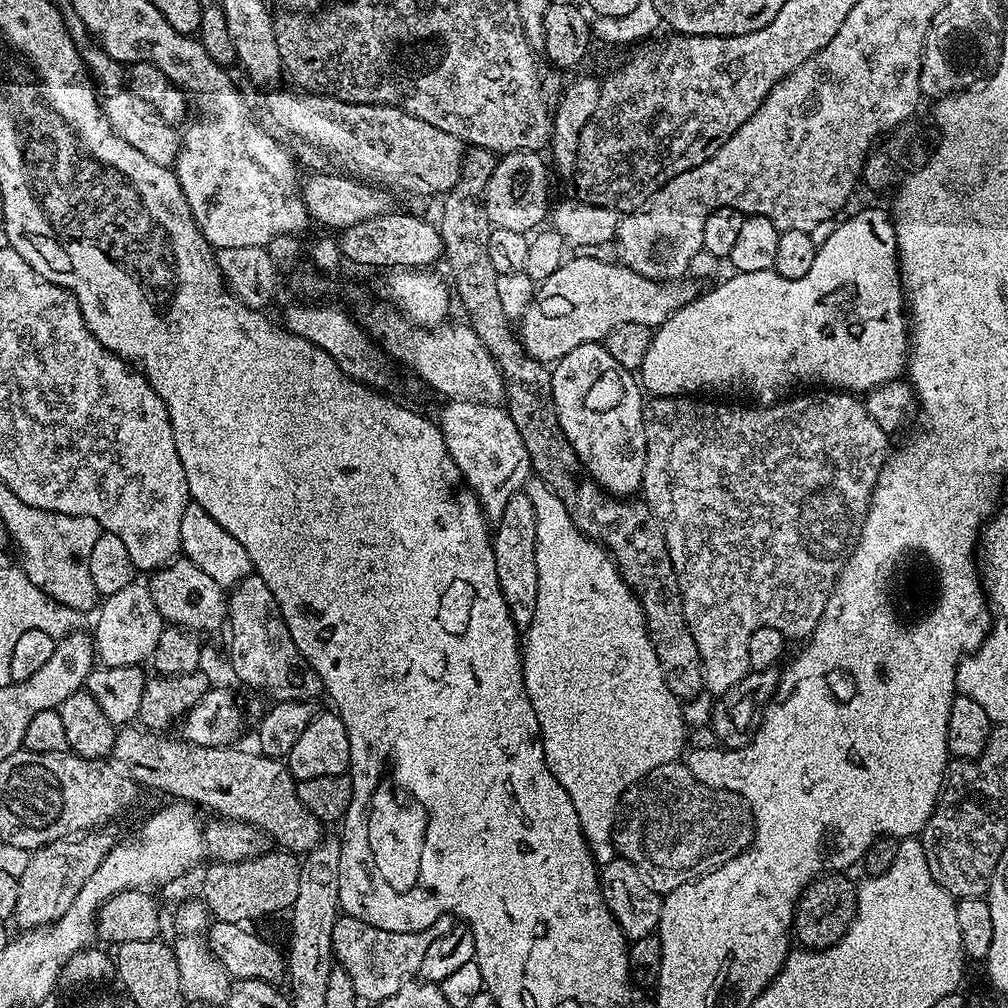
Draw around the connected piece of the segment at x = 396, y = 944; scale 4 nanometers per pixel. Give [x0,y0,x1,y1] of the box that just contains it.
[332,914,453,1002]

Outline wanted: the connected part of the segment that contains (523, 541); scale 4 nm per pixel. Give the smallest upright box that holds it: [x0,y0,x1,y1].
[491,490,538,629]

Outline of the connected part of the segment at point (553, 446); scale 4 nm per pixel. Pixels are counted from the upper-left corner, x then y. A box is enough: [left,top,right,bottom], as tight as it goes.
[438,147,704,698]

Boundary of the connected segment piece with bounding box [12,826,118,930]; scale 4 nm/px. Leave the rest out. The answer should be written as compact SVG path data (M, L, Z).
M104 826L99 830L89 830L83 834L67 836L61 840L50 842L46 846L35 849L32 856L24 864L24 869L18 872L18 894L16 905L12 911L14 924L20 930L47 928L78 898L78 890L86 886L90 874L102 866L106 854L118 842L118 835L112 826Z

